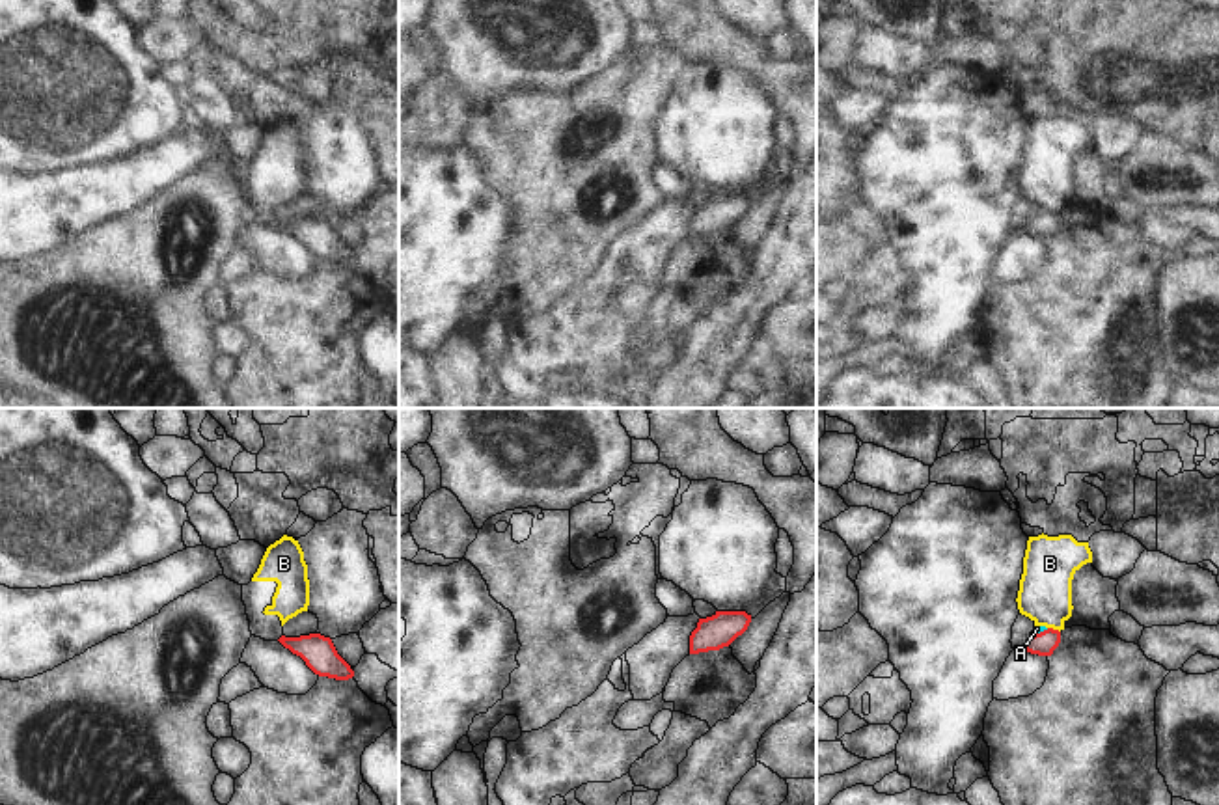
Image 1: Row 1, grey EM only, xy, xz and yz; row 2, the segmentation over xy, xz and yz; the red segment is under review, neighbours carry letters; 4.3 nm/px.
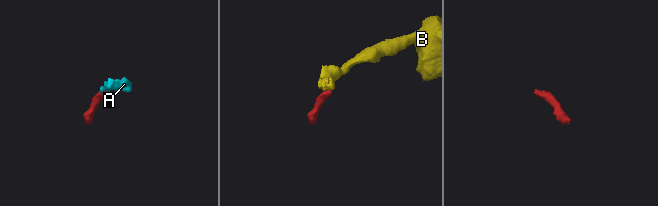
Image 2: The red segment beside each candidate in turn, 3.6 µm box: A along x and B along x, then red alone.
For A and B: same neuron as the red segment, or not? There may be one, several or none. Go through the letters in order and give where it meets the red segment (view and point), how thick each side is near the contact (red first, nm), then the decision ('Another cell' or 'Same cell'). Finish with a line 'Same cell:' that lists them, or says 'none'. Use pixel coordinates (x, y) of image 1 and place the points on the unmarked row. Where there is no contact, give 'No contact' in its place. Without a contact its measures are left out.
A: Touches red at yz (1040, 215). Thickness 100 nm (red) against 30 nm. Same cell
B: Touches red at yz (1052, 211). Thickness 100 nm (red) against 220 nm. Another cell
Same cell: A.

